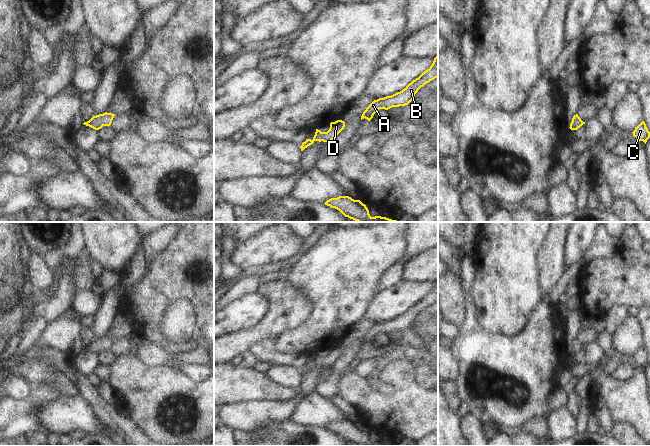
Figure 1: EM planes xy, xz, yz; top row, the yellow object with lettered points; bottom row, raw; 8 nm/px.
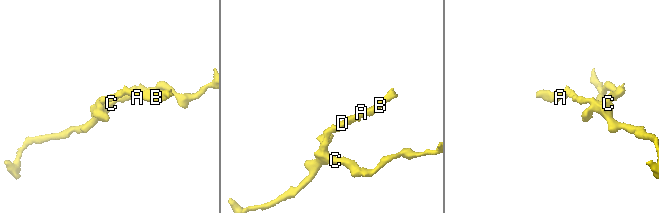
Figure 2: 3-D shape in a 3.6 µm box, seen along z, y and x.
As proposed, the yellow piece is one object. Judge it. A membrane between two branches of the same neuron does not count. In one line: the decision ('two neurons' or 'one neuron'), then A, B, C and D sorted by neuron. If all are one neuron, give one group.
one neuron | A B C D

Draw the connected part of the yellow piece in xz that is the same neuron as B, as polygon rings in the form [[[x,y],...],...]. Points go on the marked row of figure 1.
[[[438,56],[434,58],[434,61],[429,69],[424,71],[418,78],[409,83],[402,91],[391,96],[374,100],[363,112],[361,120],[365,118],[370,121],[379,109],[388,110],[392,107],[408,105],[414,99],[418,90],[435,78],[438,78]]]

